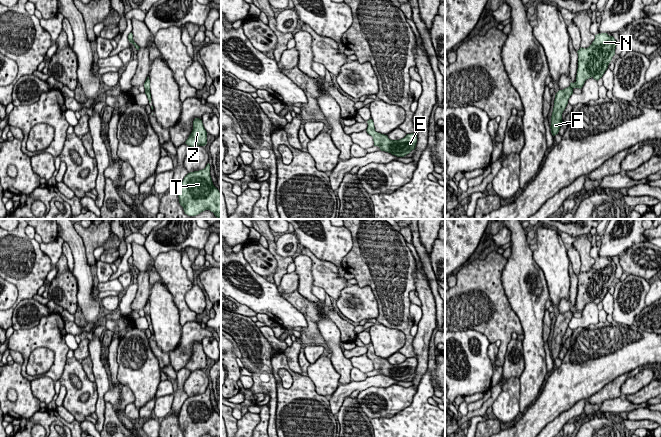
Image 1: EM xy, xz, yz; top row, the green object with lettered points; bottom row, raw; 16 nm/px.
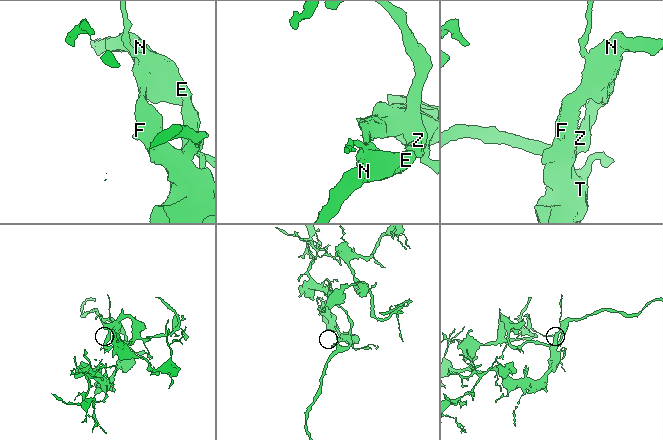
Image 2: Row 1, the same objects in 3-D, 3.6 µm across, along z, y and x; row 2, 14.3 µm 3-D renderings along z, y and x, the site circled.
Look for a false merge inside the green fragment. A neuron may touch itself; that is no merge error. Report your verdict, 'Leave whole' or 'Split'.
Leave whole

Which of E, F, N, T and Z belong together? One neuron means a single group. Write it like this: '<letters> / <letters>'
E F N T Z

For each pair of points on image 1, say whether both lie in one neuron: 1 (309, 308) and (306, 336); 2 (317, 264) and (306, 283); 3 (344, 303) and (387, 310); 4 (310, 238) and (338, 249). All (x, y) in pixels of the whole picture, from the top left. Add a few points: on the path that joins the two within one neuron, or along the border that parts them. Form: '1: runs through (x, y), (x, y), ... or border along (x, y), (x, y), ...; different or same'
1: runs through (311, 315), (311, 329); same
2: border along (301, 253), (311, 260), (313, 284); different
3: border along (368, 286), (377, 303), (378, 316), (376, 318); different
4: runs through (317, 240), (331, 243); same

